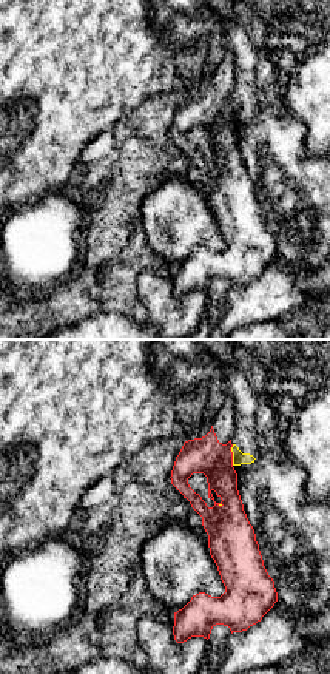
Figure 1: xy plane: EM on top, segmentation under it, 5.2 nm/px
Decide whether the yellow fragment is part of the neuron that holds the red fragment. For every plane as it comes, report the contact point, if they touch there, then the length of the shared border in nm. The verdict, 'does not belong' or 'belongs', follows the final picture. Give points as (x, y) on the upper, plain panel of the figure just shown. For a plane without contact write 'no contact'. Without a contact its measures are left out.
contact (232, 110); length 110 nm

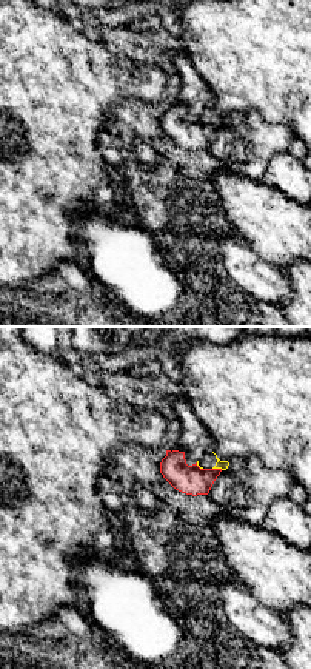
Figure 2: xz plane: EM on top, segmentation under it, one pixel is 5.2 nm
contact (217, 124); length 60 nm

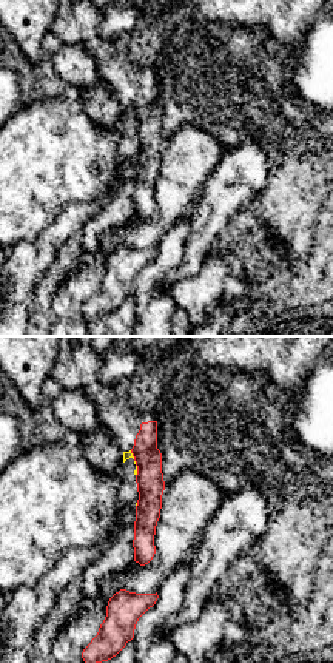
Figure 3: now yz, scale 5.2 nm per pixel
contact (136, 117); length 140 nm

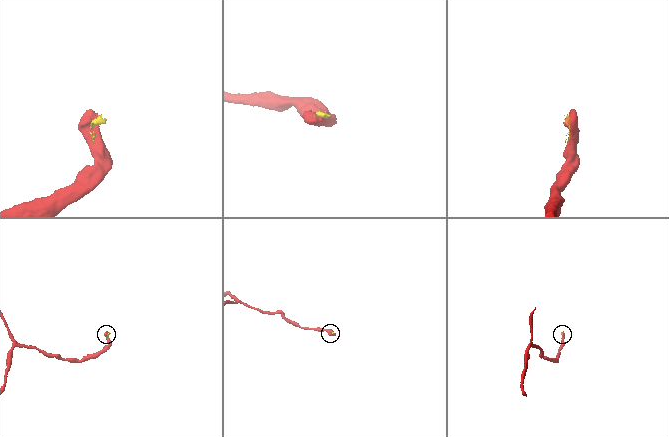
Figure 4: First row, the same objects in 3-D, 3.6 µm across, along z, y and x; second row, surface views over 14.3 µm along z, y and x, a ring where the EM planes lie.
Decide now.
does not belong

